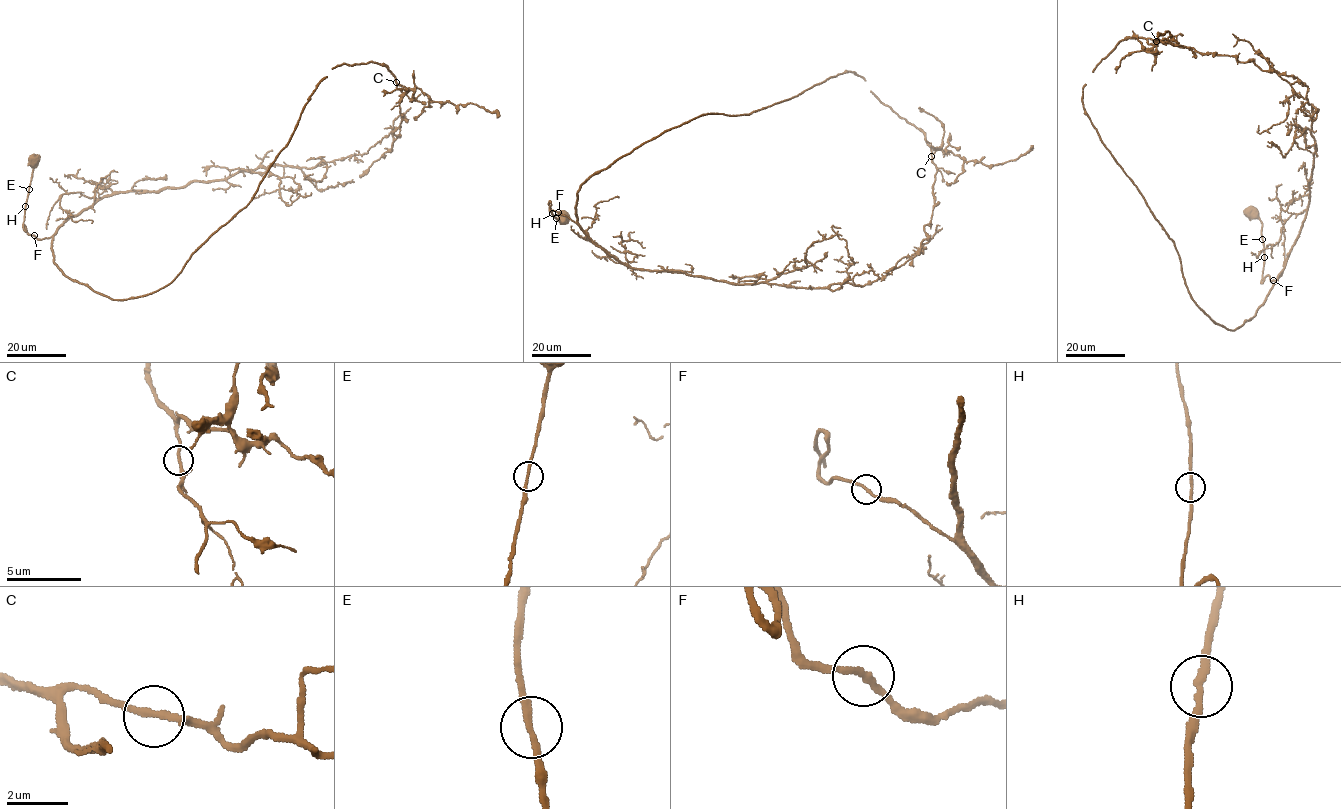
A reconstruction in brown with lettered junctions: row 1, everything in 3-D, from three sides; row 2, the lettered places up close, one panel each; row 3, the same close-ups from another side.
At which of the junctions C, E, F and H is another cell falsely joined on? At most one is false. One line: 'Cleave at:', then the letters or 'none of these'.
Cleave at: none of these

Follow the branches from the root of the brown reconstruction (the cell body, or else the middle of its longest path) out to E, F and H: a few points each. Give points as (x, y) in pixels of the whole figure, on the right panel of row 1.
E: (1251, 214), (1249, 216), (1257, 217), (1261, 223), (1262, 239)
F: (1251, 214), (1249, 216), (1257, 217), (1261, 223), (1264, 262), (1261, 283), (1266, 276), (1273, 280)
H: (1251, 214), (1249, 216), (1257, 217), (1261, 223), (1264, 257)

